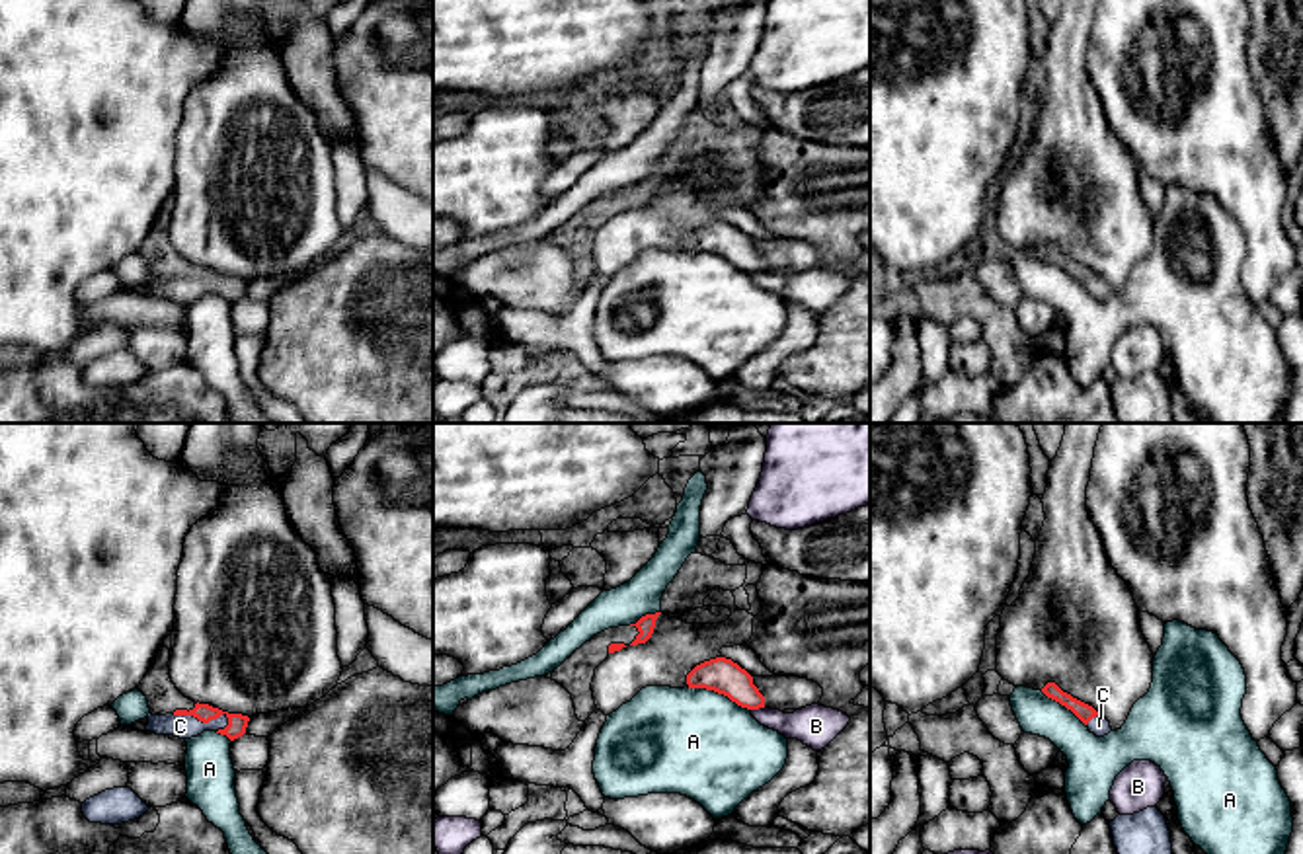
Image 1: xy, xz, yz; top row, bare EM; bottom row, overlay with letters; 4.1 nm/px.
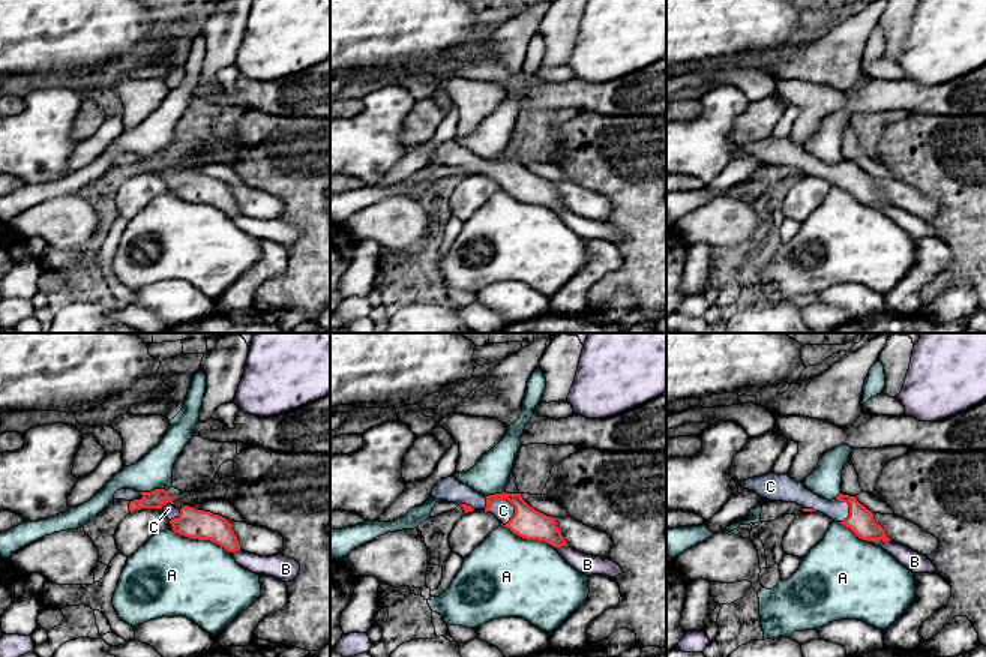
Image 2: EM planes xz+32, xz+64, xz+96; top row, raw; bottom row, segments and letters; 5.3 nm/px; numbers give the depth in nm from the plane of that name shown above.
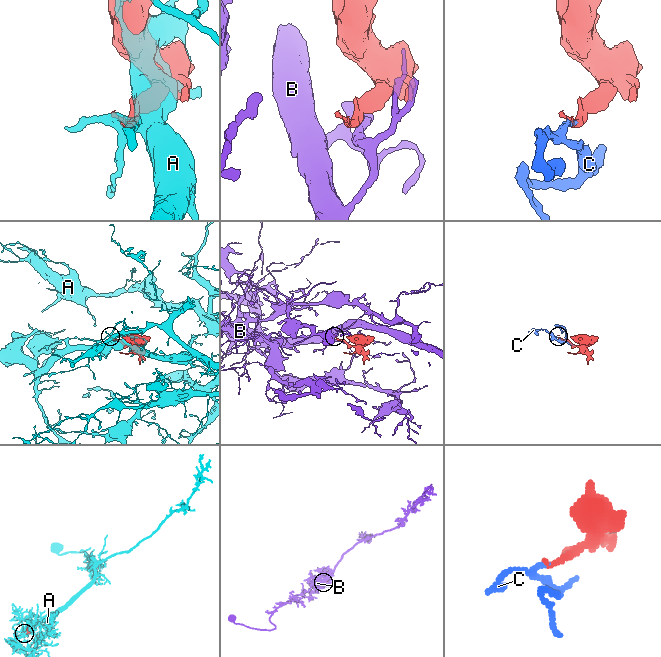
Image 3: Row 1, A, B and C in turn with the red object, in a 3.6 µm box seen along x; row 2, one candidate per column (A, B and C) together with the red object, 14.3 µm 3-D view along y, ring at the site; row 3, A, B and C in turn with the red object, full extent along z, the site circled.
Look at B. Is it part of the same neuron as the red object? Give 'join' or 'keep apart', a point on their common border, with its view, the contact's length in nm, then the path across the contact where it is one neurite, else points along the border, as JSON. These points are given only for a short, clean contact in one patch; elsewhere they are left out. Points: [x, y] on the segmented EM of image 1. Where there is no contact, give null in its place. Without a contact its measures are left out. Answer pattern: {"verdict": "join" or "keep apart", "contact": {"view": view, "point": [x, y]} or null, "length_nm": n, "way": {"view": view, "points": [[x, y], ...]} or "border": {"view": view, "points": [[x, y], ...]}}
{"verdict": "keep apart", "contact": {"view": "xz", "point": [757, 708]}, "length_nm": 60}

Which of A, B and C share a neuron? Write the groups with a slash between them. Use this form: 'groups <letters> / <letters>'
groups A / B / C

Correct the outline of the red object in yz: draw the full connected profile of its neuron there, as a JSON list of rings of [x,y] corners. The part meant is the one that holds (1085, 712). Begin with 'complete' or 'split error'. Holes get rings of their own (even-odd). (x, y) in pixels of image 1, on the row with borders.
split error; [[[1047,682],[1042,692],[1071,710],[1096,737],[1104,737],[1112,731],[1110,721],[1100,716],[1092,706],[1063,692],[1055,682]]]

